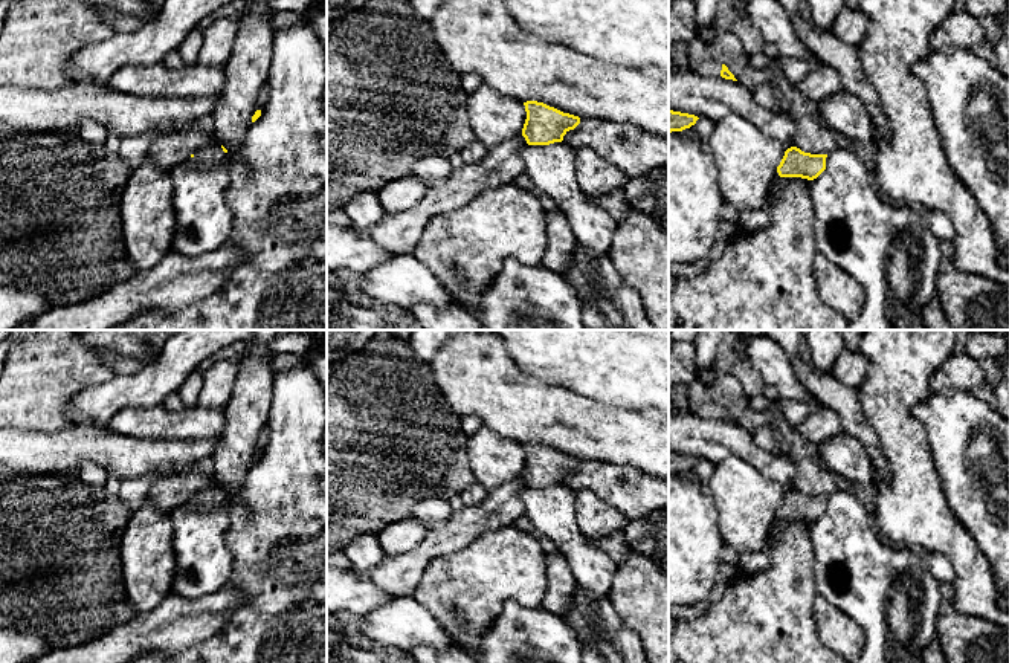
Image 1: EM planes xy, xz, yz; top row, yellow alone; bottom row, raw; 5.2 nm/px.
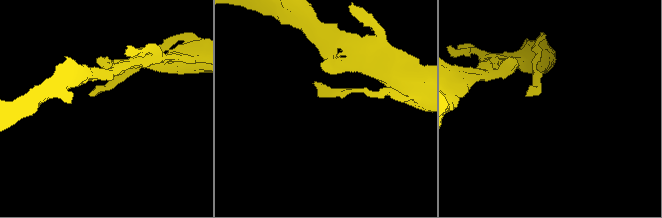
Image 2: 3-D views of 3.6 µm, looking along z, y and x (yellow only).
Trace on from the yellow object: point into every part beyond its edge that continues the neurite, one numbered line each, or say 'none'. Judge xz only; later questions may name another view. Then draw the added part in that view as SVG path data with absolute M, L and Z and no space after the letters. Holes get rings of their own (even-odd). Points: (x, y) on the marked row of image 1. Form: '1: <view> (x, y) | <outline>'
1: xz (551, 168) | M565 142L527 145L521 159L533 185L548 196L568 220L577 244L594 258L609 255L618 222L580 189L574 148Z

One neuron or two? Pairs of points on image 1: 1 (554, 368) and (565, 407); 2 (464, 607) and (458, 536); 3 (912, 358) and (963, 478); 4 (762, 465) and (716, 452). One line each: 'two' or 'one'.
1: two
2: two
3: two
4: one

